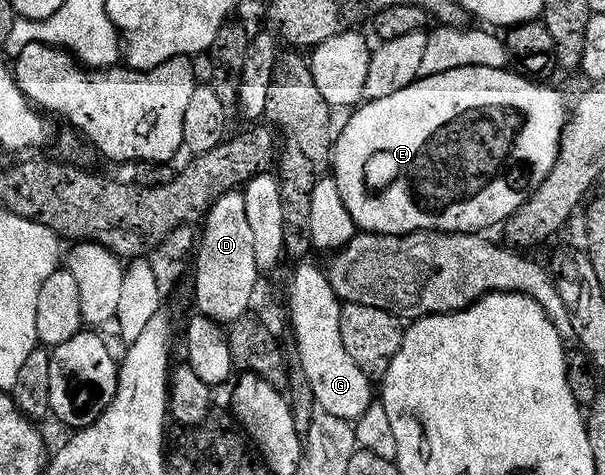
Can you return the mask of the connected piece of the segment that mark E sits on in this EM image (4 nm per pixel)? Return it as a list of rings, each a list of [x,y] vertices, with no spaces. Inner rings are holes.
[[[459,67],[453,71],[447,71],[446,73],[438,73],[437,75],[426,75],[411,83],[406,89],[398,89],[398,93],[390,93],[390,97],[382,97],[381,99],[367,100],[363,105],[357,106],[355,110],[351,112],[352,115],[348,119],[348,124],[344,128],[339,128],[338,134],[334,139],[334,150],[331,155],[330,170],[331,174],[336,180],[338,185],[338,193],[342,195],[342,201],[346,205],[346,209],[350,213],[350,217],[356,222],[357,228],[361,232],[369,235],[409,235],[415,231],[445,231],[446,233],[466,233],[471,235],[473,233],[487,232],[487,227],[496,227],[499,225],[507,224],[511,219],[512,214],[518,210],[519,207],[525,203],[529,195],[533,191],[536,191],[541,185],[542,181],[546,181],[546,177],[550,173],[550,169],[554,169],[554,165],[558,161],[558,153],[560,152],[560,142],[562,141],[562,133],[564,132],[564,126],[568,123],[568,116],[570,114],[569,108],[564,108],[564,99],[556,91],[551,91],[548,87],[540,87],[539,82],[533,81],[523,74],[517,73],[512,69],[505,69],[499,71],[498,69],[486,69],[485,67]]]

